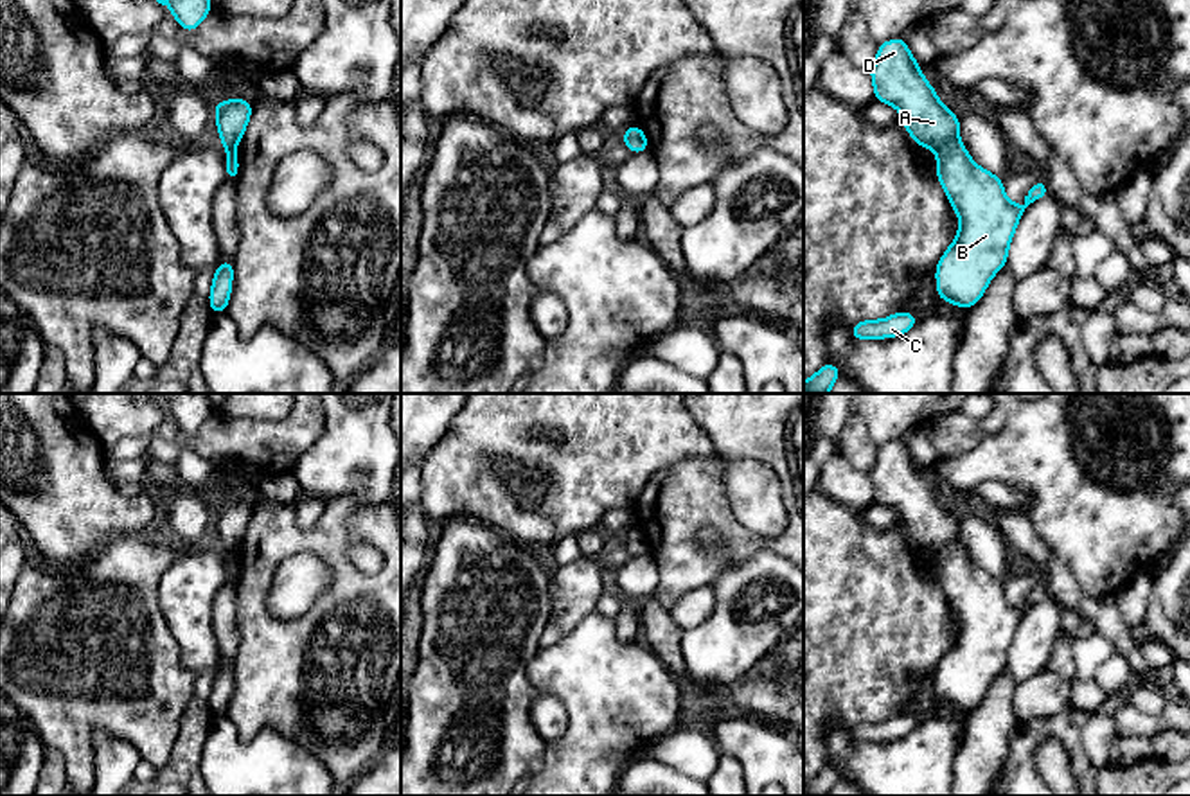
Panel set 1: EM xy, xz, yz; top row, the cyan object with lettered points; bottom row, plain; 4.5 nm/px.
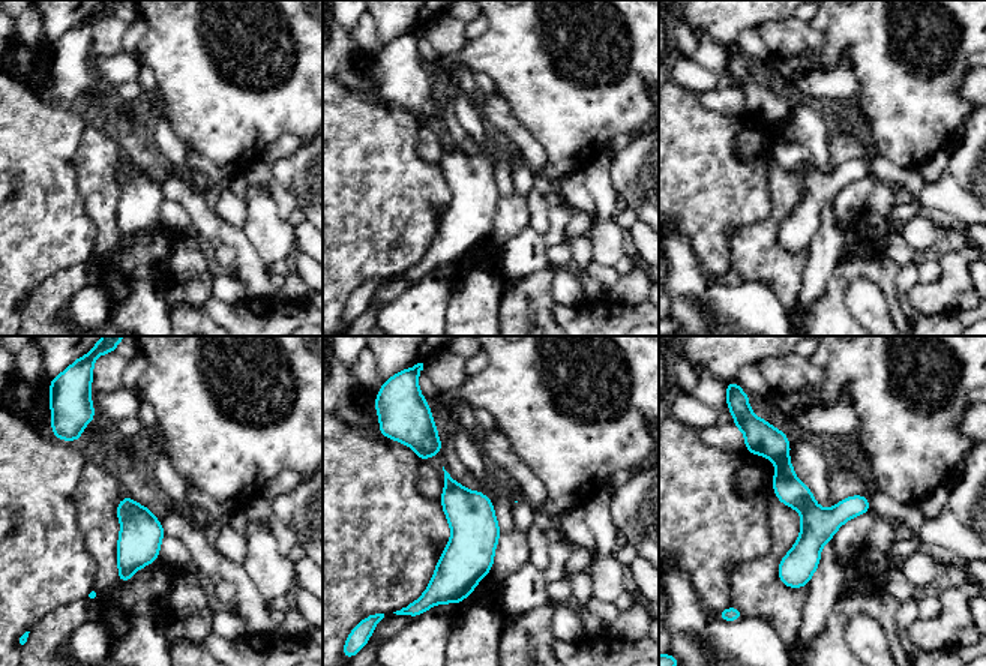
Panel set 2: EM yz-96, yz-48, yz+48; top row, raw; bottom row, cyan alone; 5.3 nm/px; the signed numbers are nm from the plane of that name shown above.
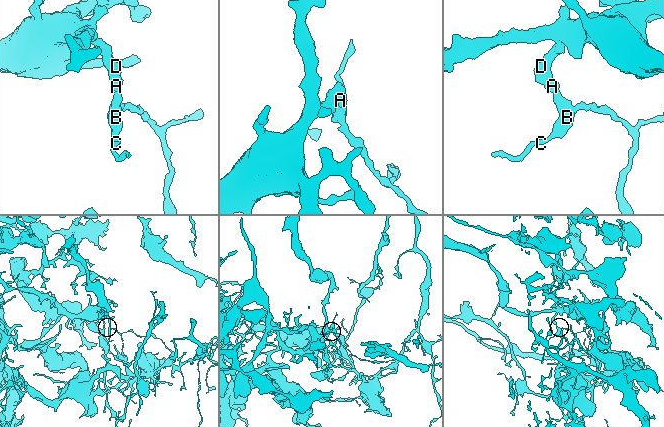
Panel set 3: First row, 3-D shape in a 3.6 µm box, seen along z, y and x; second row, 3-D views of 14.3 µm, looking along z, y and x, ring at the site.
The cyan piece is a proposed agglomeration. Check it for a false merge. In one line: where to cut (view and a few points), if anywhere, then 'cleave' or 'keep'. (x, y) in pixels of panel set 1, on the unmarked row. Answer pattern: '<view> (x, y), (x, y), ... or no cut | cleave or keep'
yz (957, 538), (937, 552) | cleave

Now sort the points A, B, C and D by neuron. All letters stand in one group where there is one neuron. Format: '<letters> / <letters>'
A D / B C

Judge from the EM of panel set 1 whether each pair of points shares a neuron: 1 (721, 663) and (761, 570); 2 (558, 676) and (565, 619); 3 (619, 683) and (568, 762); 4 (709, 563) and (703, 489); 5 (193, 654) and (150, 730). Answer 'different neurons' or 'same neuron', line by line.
1: same neuron
2: different neurons
3: same neuron
4: same neuron
5: different neurons

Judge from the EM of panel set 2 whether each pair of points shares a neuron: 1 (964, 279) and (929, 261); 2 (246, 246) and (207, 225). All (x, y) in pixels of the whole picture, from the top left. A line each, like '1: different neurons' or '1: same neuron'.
1: different neurons
2: same neuron

